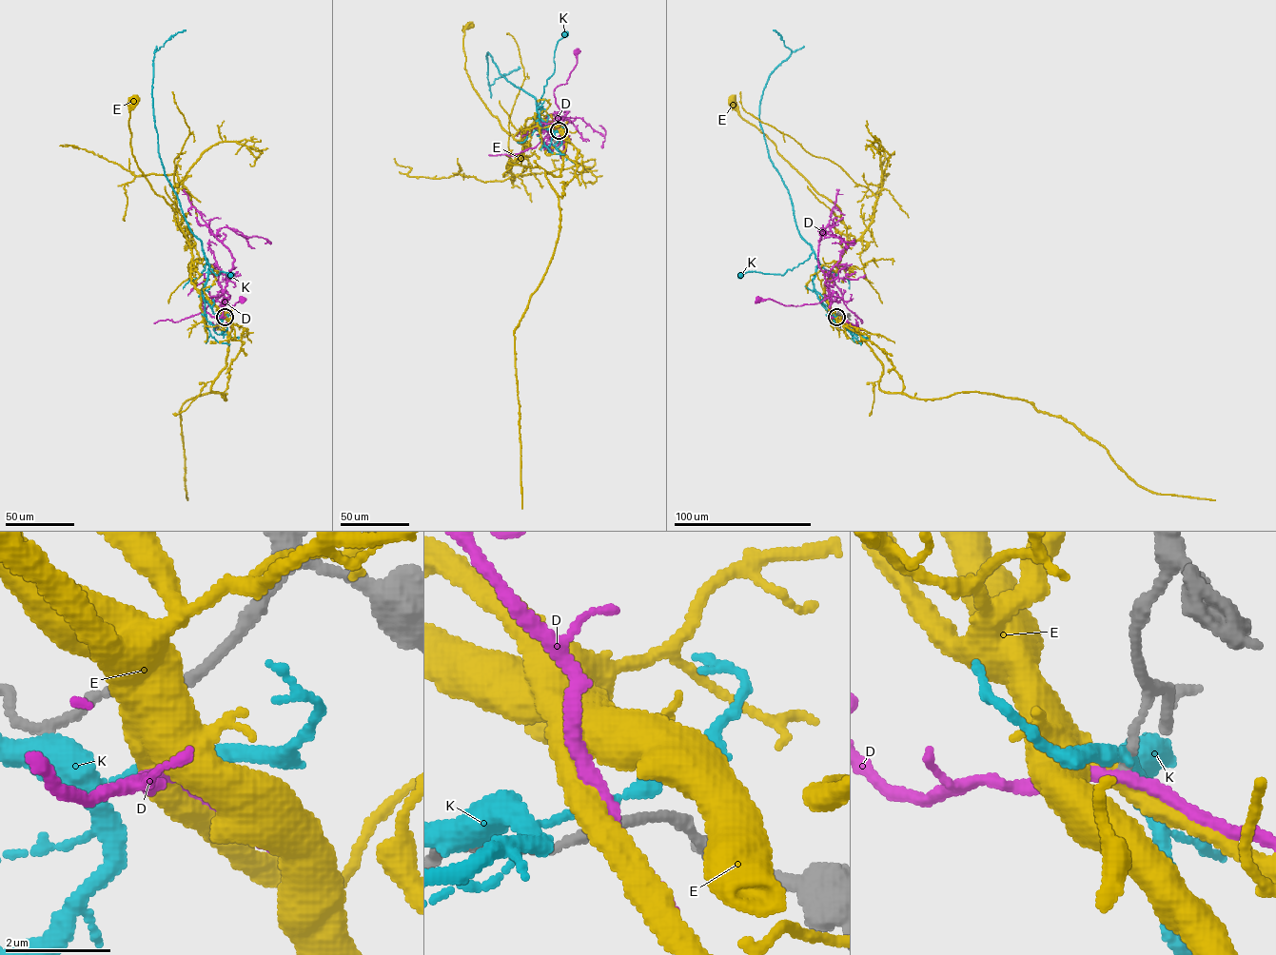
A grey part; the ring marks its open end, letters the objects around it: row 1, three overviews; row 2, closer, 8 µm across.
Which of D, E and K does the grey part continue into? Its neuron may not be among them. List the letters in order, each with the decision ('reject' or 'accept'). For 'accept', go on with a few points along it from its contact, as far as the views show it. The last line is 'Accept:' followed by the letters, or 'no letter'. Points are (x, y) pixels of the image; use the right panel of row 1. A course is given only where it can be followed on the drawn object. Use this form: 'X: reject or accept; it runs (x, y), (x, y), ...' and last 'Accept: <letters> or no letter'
D: reject
E: reject
K: reject
Accept: no letter

